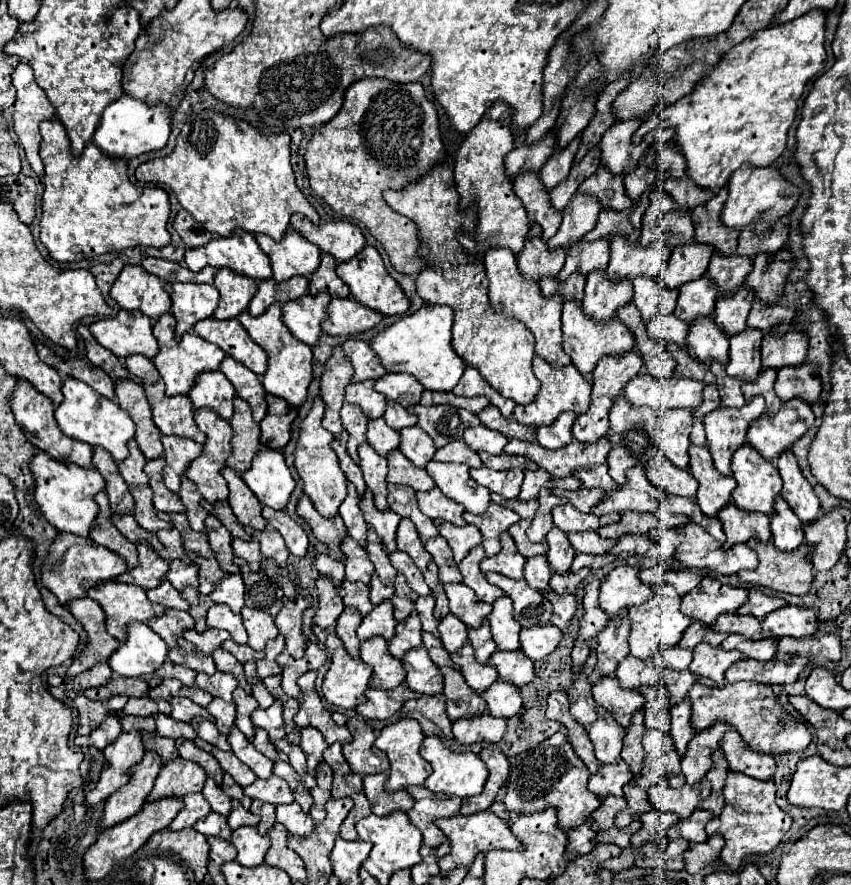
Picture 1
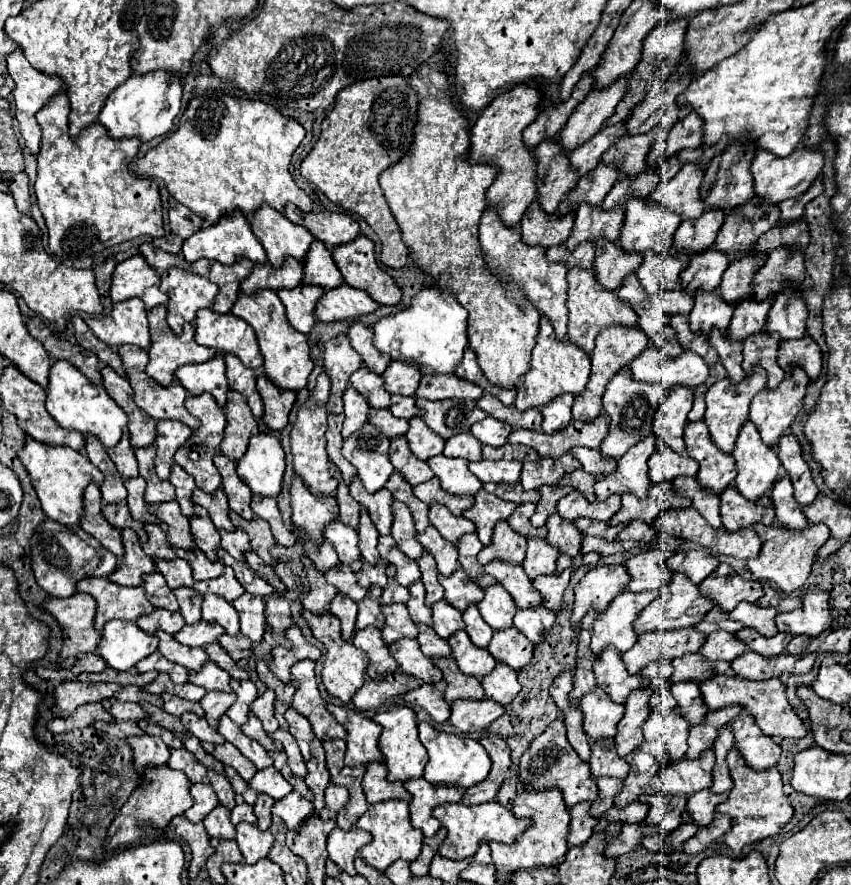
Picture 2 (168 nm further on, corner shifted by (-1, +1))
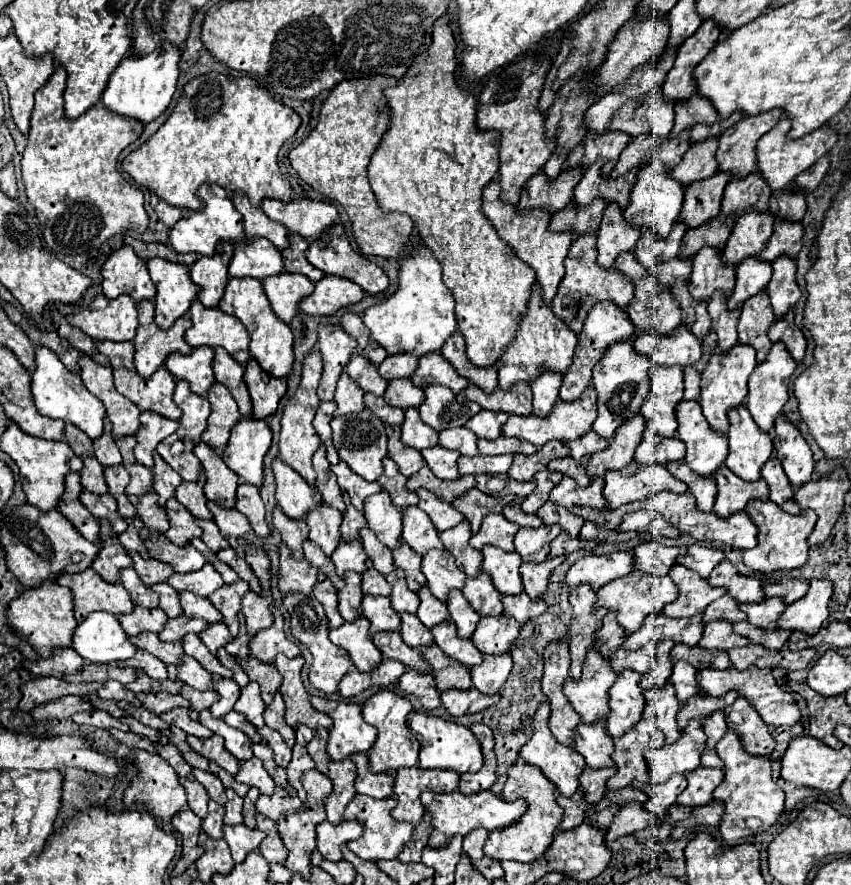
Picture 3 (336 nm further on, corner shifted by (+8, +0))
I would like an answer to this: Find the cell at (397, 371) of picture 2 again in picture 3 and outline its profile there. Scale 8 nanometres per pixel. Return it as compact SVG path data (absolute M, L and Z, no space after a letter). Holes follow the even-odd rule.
M394 354L394 356L388 356L380 366L378 366L378 374L392 382L392 380L398 380L398 378L410 378L414 374L418 366L418 358L414 358L412 354Z

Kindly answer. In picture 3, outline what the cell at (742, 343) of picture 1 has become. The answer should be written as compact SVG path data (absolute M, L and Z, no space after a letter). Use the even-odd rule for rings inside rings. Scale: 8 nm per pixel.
M756 256L746 258L736 268L736 288L734 294L728 298L728 310L736 310L748 298L766 290L766 284L772 278L772 266L768 262L760 262Z

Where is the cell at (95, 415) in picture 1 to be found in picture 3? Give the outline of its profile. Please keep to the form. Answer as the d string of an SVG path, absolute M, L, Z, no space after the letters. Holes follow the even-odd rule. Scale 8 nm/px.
M36 346L36 370L32 372L32 396L36 402L36 408L42 416L48 418L60 418L66 424L74 424L80 430L84 430L92 440L100 438L104 432L104 404L86 390L84 382L78 374L70 372L60 358L44 346Z

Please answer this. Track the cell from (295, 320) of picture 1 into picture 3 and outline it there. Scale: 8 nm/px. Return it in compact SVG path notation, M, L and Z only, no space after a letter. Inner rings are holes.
M288 272L266 278L262 284L274 314L286 324L290 324L290 320L298 314L302 298L314 290L314 282L310 282L306 276Z

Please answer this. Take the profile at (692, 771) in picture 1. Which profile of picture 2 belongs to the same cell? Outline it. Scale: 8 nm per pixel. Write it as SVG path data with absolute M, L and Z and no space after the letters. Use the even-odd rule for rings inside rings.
M725 705L717 711L709 711L707 717L703 719L703 723L699 725L691 725L689 727L689 751L687 751L687 757L695 759L699 757L705 749L713 747L713 741L717 737L717 731L719 727L723 727L725 723L729 723L731 719L735 719L739 715L739 705Z

